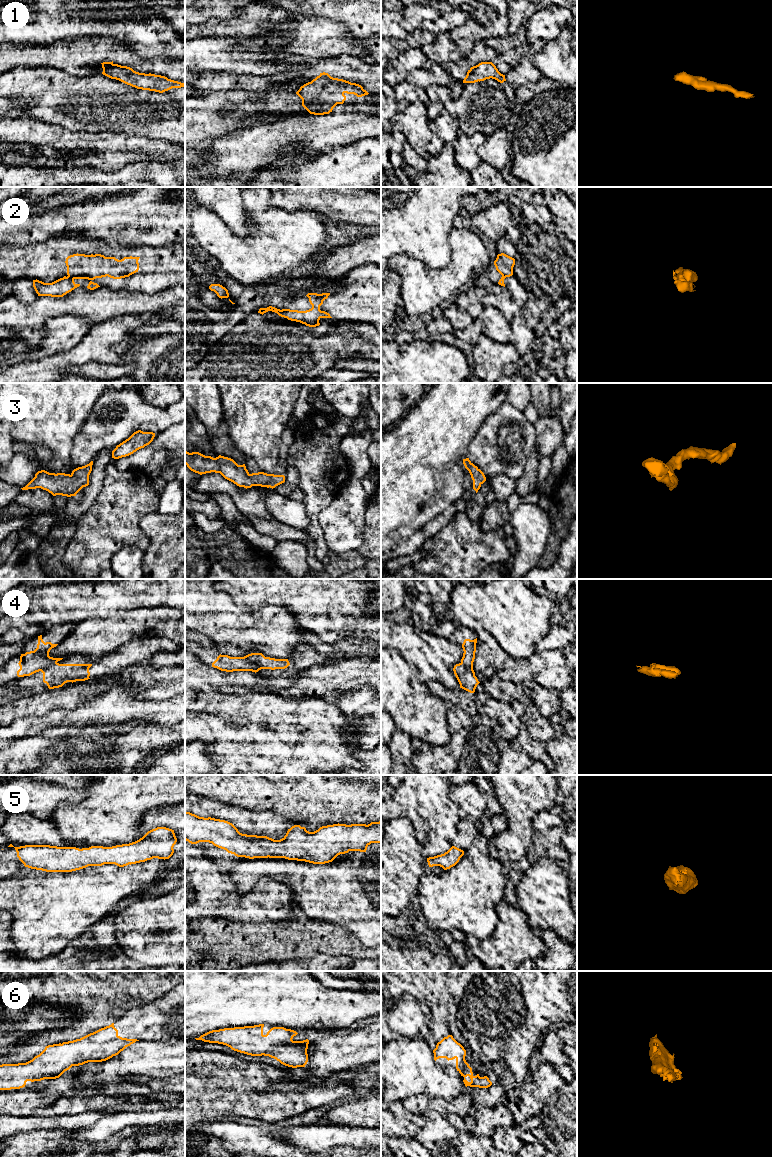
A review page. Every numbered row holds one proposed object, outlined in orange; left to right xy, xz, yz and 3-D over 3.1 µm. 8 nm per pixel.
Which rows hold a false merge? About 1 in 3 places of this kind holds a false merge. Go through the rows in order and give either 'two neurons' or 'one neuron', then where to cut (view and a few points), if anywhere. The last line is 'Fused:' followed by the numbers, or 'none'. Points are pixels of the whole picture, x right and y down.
1: one neuron | no cut
2: two neurons | xy (67, 276), (86, 278)
3: one neuron | no cut
4: two neurons | xz (243, 657), (256, 663), (261, 668)
5: one neuron | no cut
6: one neuron | no cut
Fused: 2, 4

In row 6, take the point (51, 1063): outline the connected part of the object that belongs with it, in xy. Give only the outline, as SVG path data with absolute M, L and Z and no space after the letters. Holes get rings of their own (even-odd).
M112 1023L80 1039L48 1045L26 1063L0 1065L0 1090L23 1088L27 1081L59 1078L72 1066L106 1061L136 1041L120 1037Z

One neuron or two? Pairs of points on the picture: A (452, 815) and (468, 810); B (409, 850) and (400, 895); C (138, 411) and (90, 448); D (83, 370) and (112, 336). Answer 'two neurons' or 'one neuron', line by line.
A: two neurons
B: one neuron
C: one neuron
D: two neurons

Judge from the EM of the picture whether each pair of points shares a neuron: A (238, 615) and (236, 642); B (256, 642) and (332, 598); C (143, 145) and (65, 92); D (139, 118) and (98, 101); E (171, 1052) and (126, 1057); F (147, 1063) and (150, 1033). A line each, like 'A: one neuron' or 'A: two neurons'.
A: one neuron
B: two neurons
C: two neurons
D: one neuron
E: one neuron
F: two neurons

